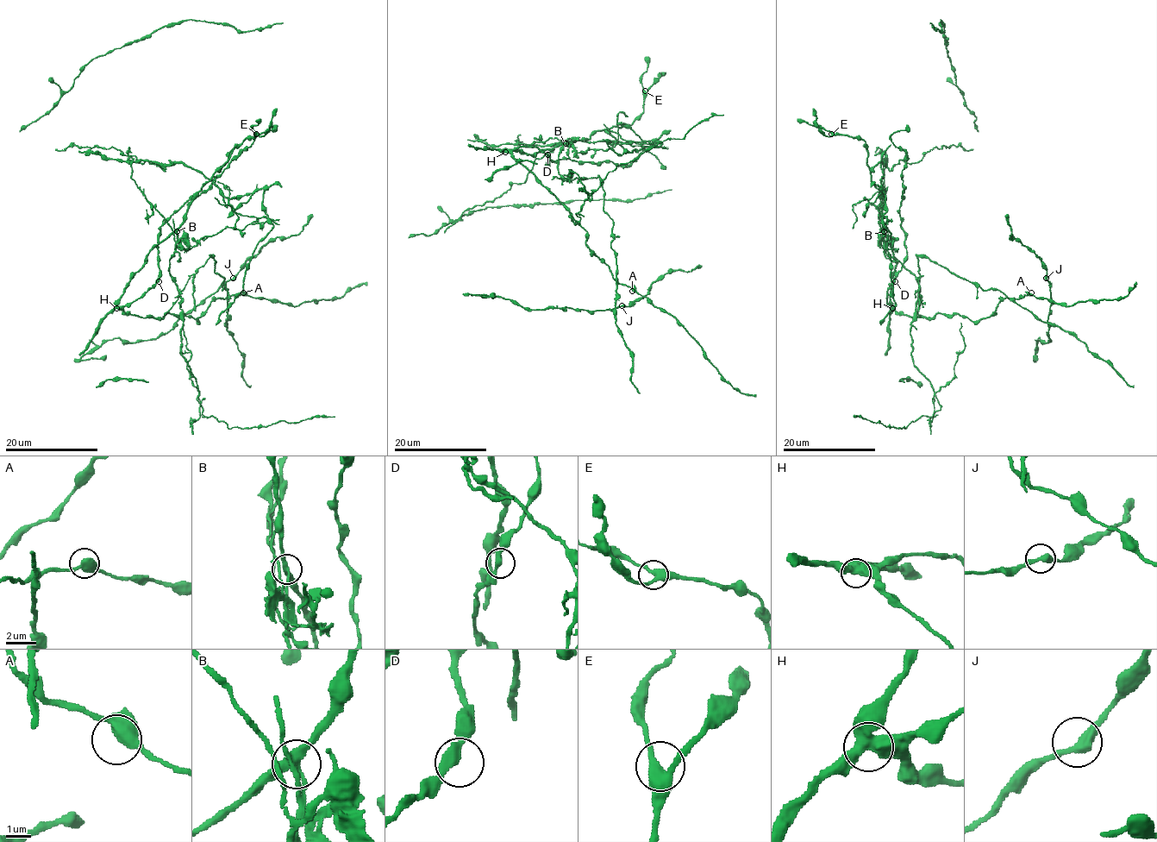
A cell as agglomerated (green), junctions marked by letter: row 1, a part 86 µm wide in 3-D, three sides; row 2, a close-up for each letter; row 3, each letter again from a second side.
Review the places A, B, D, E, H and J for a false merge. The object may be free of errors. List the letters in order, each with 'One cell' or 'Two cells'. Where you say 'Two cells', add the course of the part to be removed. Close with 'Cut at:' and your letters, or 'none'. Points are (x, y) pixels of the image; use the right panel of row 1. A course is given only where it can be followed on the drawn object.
A: One cell
B: Two cells. Course of the part to remove: (884, 232), (884, 251), (913, 275), (919, 291), (918, 258), (926, 257), (1072, 332), (1134, 387)
D: One cell
E: One cell
H: One cell
J: One cell
Cut at: B

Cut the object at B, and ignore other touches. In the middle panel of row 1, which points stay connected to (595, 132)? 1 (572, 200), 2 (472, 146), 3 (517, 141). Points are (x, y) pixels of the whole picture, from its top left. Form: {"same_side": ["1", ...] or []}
{"same_side": ["1", "2"]}

